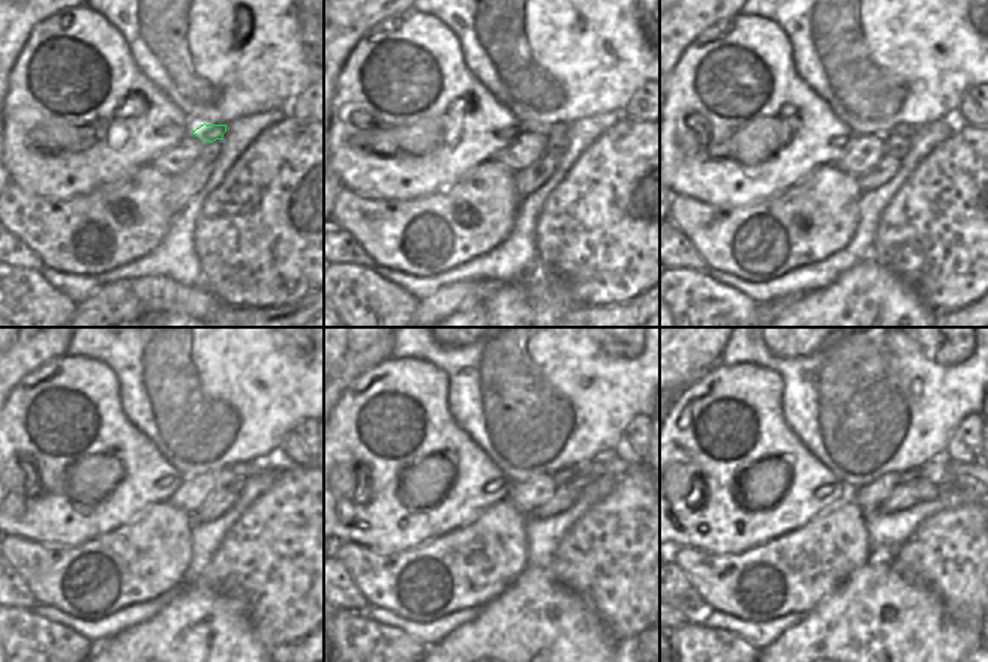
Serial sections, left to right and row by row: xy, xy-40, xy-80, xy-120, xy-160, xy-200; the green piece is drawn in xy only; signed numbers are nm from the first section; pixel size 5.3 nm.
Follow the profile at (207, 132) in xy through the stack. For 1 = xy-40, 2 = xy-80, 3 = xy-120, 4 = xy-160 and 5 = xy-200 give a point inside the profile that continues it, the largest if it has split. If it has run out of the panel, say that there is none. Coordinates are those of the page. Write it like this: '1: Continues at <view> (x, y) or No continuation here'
1: Continues at xy-40 (558, 129)
2: Continues at xy-80 (909, 131)
3: Continues at xy-120 (246, 469)
4: Continues at xy-160 (613, 466)
5: Continues at xy-200 (954, 469)

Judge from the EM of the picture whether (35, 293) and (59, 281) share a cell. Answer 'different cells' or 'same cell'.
different cells

